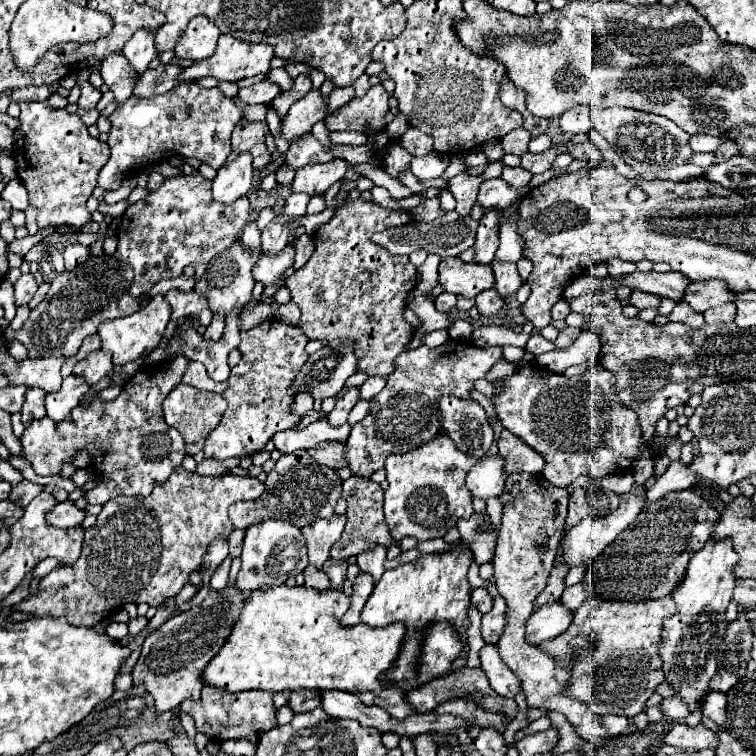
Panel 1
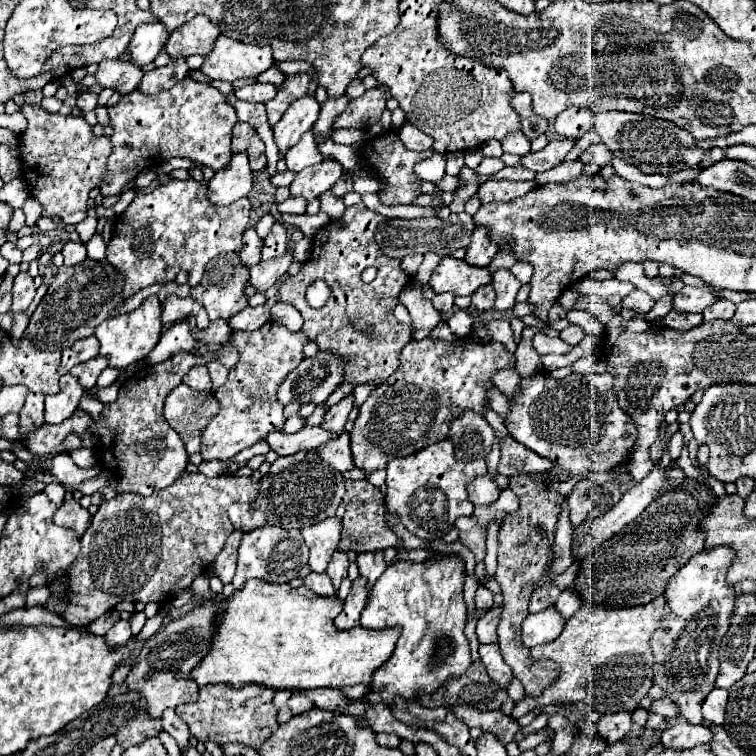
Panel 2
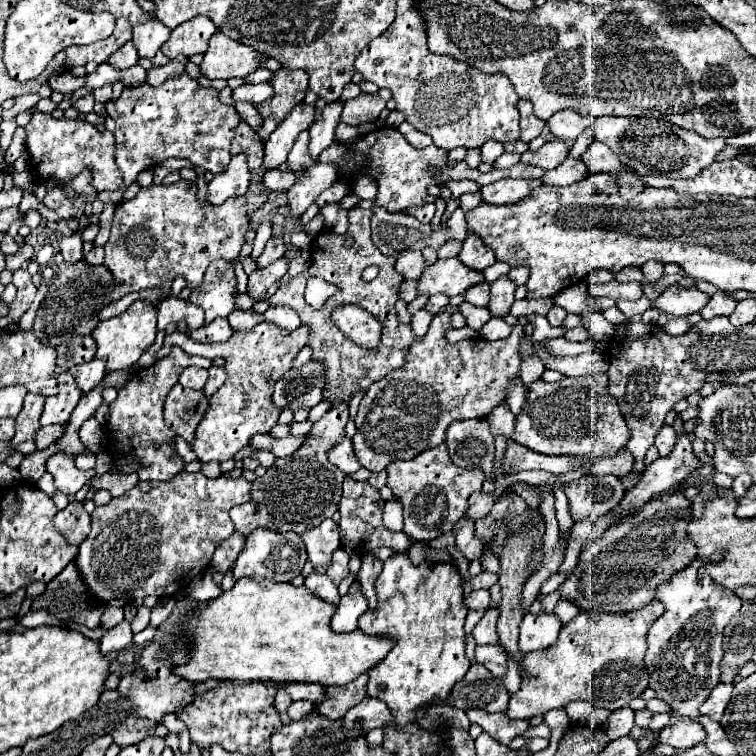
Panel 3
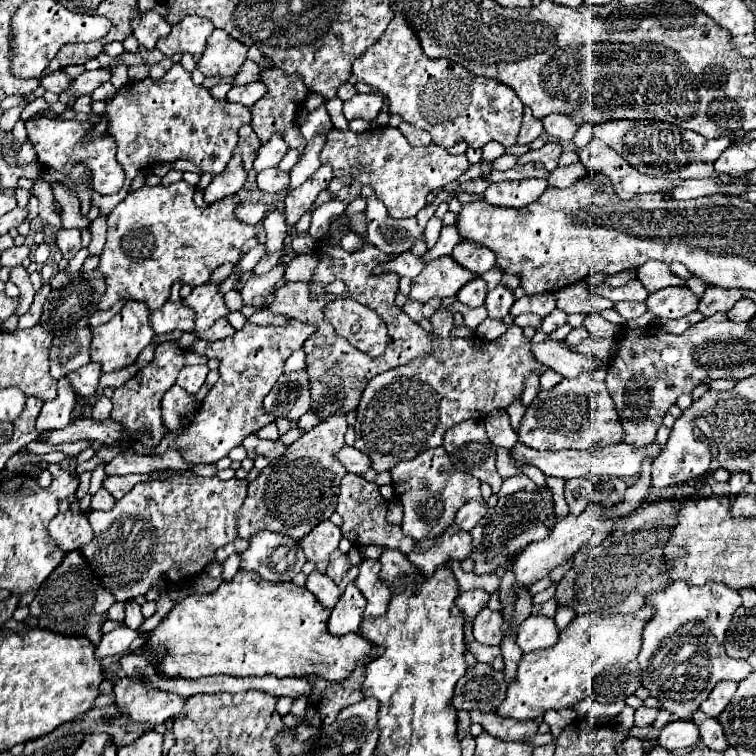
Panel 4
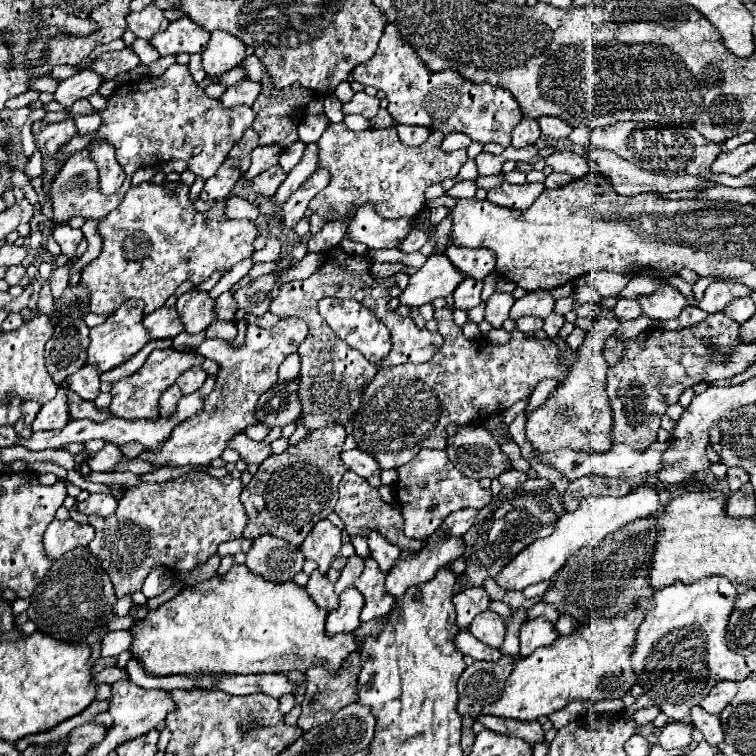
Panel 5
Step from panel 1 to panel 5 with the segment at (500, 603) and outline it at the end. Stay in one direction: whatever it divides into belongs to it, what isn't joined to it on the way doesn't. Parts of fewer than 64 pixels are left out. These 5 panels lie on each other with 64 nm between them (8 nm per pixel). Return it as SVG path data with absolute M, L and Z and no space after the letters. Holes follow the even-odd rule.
M490 610L478 614L472 620L468 632L474 638L478 638L480 642L484 642L486 646L492 646L492 648L500 648L502 642L504 642L504 634L506 634L504 620L496 612L490 612Z

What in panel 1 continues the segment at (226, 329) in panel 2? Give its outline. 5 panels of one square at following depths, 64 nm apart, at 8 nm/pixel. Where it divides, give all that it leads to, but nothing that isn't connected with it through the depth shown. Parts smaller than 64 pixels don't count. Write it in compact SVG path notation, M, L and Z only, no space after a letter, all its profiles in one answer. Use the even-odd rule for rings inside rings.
M214 316L212 324L206 328L206 332L202 334L202 338L216 342L216 340L222 338L222 334L224 334L224 316Z

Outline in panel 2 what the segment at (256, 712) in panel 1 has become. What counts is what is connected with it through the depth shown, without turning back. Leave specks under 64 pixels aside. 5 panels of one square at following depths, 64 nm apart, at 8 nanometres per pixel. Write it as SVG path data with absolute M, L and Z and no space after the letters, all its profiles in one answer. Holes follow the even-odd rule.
M212 684L200 688L200 696L194 704L182 704L175 709L176 714L190 726L190 732L200 742L220 742L220 744L244 744L248 748L260 750L264 740L280 726L276 722L276 708L272 706L274 690L246 684L244 688L232 688L230 684Z

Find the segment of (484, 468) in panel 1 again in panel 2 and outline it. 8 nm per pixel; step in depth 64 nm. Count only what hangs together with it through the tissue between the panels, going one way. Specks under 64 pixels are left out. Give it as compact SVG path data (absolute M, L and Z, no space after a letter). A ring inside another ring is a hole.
M480 476L480 478L474 478L468 486L468 496L470 496L470 502L474 506L490 506L496 498L498 498L498 488L494 484L494 478L492 476Z

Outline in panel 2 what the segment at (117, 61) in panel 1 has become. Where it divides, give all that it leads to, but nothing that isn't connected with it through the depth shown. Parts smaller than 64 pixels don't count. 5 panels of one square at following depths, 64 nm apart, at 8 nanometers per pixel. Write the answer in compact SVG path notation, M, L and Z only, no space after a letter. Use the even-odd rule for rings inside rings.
M104 60L96 70L96 84L104 88L114 88L120 94L128 94L138 88L144 72L136 64L120 60Z

